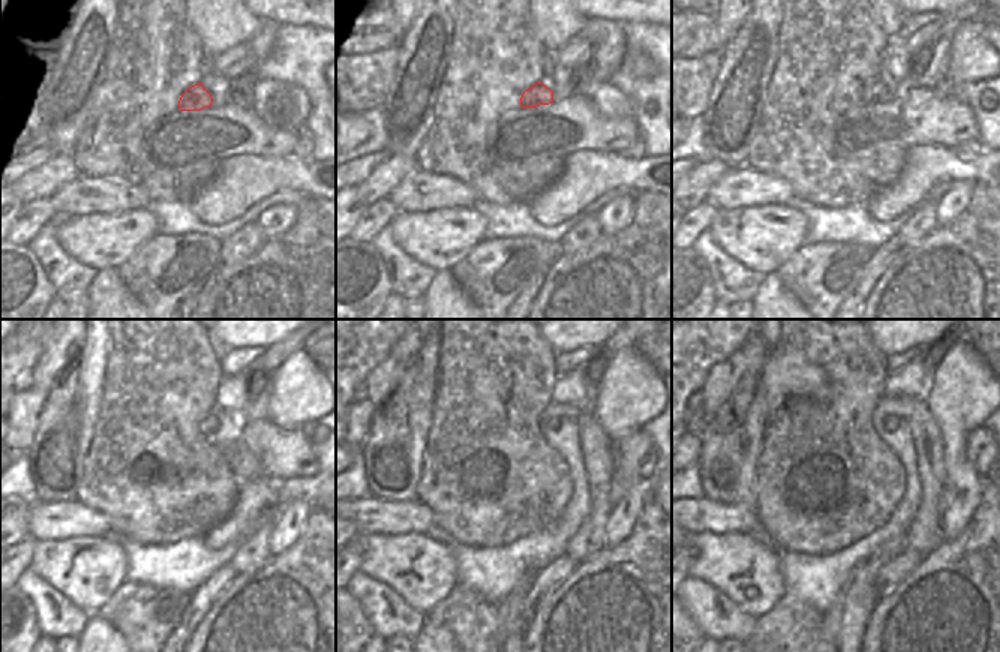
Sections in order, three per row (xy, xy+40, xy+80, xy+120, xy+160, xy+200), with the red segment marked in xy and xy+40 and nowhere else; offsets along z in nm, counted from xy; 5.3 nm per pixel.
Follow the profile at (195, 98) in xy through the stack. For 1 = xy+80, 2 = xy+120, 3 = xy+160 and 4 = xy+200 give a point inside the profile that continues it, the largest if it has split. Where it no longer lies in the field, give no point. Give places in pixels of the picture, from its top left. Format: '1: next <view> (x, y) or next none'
1: next xy+80 (874, 93)
2: next xy+120 (209, 426)
3: next xy+160 (552, 423)
4: next xy+200 (889, 423)

